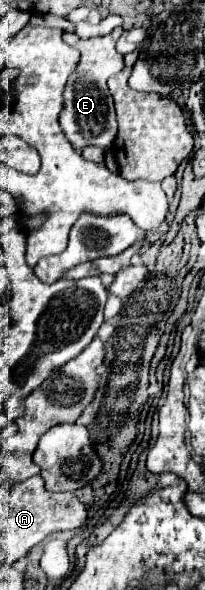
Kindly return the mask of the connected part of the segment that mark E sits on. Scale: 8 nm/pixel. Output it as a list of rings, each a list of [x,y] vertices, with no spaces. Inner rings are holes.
[[[116,27],[110,35],[94,37],[94,39],[80,39],[74,33],[62,35],[68,45],[80,51],[78,67],[72,71],[64,87],[64,109],[60,113],[60,125],[76,151],[82,151],[88,145],[110,149],[116,139],[116,133],[118,133],[116,111],[114,111],[114,103],[106,87],[106,81],[112,73],[120,73],[124,69],[124,59],[116,51],[116,41],[120,35],[122,35],[122,27]]]

